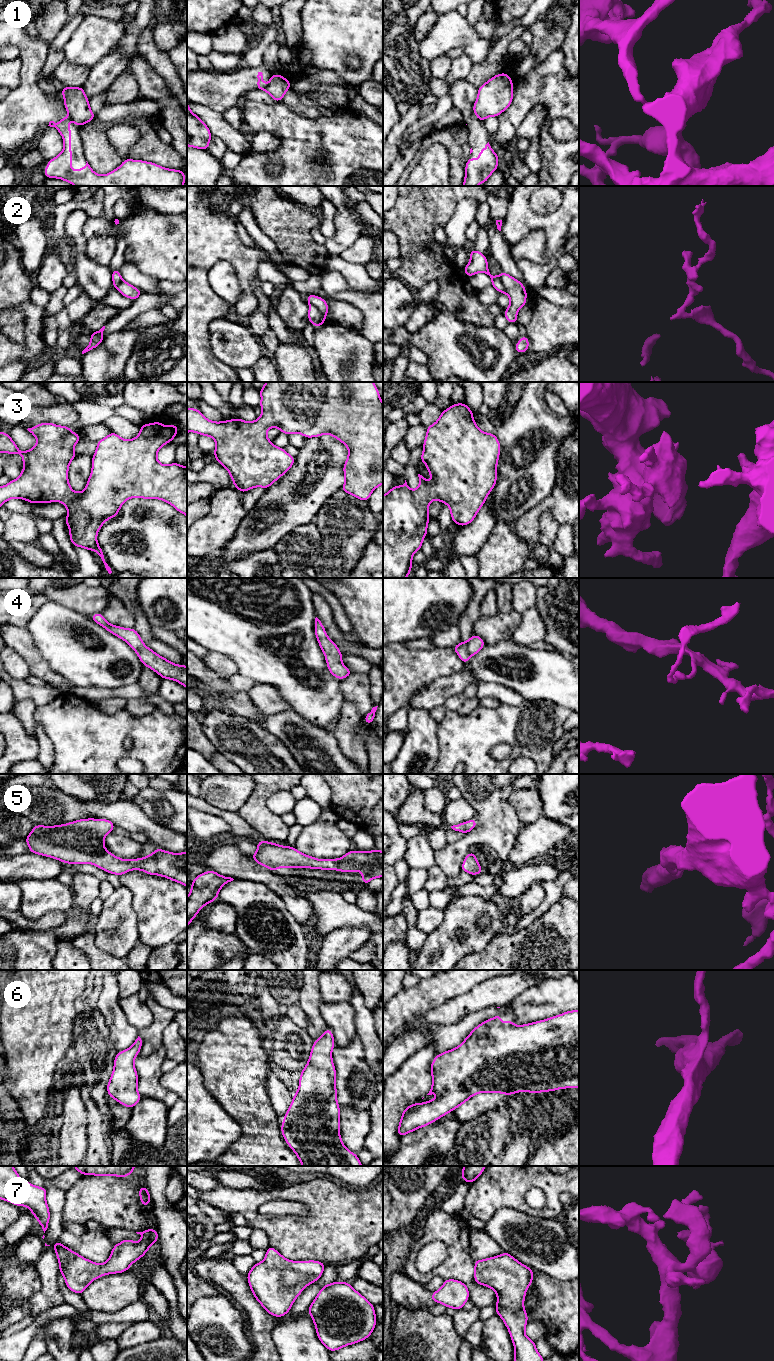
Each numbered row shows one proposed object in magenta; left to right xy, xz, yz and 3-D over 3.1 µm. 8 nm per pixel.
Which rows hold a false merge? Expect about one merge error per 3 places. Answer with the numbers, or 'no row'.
1, 2

